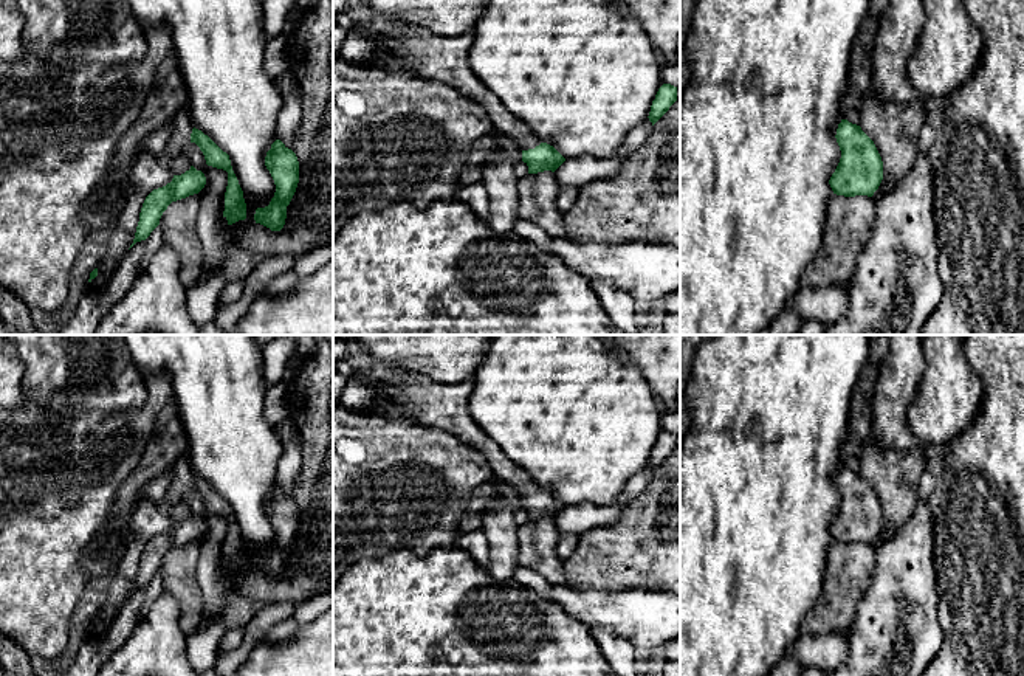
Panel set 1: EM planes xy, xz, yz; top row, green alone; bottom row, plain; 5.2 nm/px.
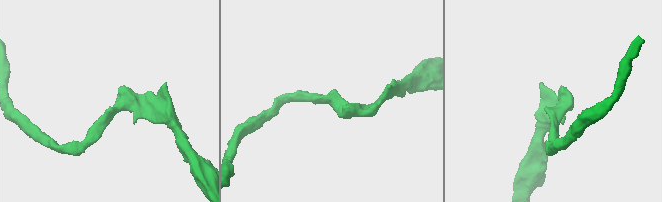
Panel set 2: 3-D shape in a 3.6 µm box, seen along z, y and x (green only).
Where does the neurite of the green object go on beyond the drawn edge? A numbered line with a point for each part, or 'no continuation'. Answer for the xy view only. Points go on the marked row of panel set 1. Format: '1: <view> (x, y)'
1: xy (182, 126)

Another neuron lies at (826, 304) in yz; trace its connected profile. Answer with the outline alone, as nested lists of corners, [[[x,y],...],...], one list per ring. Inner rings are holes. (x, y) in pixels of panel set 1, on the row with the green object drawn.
[[[844,285],[799,288],[785,309],[802,319],[816,319],[823,324],[838,321],[847,310]]]

